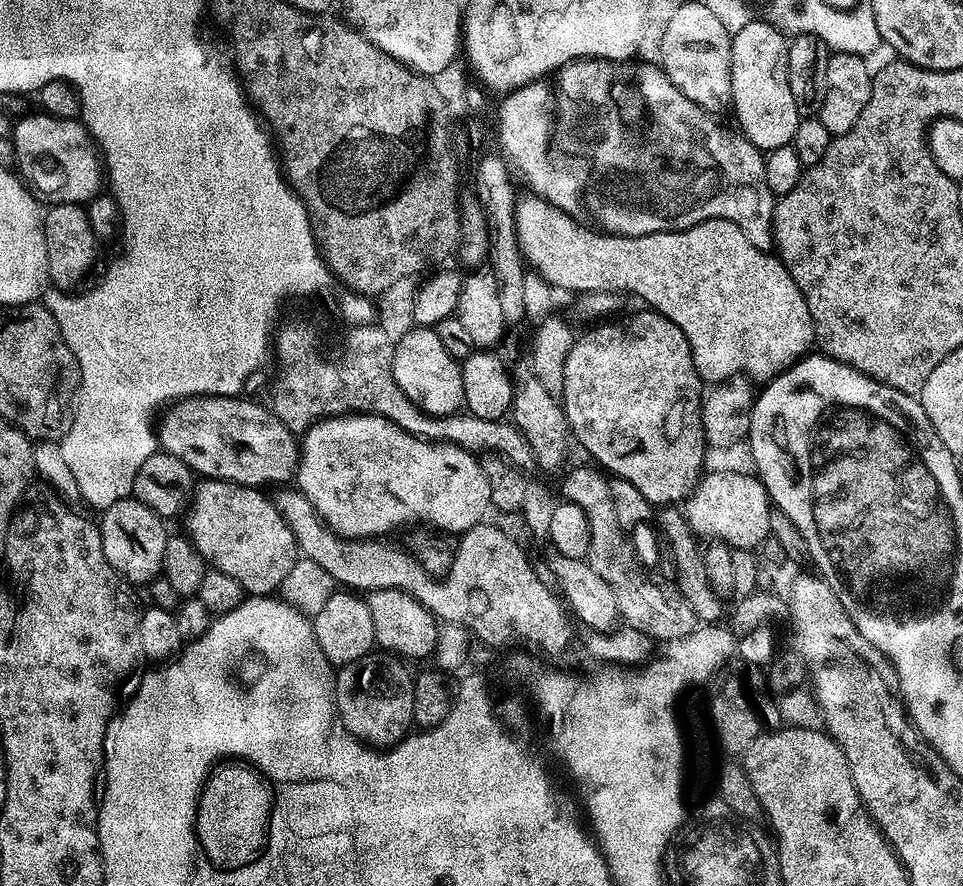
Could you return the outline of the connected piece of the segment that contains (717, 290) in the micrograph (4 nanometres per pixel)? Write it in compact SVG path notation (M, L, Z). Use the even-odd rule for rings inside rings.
M521 199L516 205L517 241L531 271L546 278L546 282L559 291L561 288L564 292L579 294L629 292L645 300L651 311L670 318L670 322L686 334L701 381L719 382L727 376L743 374L753 381L767 382L801 359L811 349L808 347L813 347L810 310L794 278L790 278L782 261L772 252L758 250L734 222L707 220L686 230L645 236L595 236L579 228L559 207L547 208L544 202L532 200Z

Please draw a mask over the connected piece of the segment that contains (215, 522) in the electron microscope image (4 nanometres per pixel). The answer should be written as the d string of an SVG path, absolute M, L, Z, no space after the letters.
M201 479L194 490L194 499L187 511L187 535L192 544L203 554L205 561L215 571L230 574L234 582L244 587L245 593L254 596L266 596L275 593L281 582L294 570L298 559L296 539L286 526L282 514L276 509L271 499L264 497L265 493L259 488L247 488L241 484L231 484L225 480Z

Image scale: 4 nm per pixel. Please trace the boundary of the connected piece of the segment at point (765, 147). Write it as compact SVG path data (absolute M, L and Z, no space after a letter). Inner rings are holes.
M749 19L742 30L732 37L732 103L731 111L736 111L736 120L740 123L739 131L744 139L754 147L770 153L775 148L781 148L792 143L795 130L802 119L798 106L794 102L794 94L790 94L790 78L788 77L788 46L785 33L781 32L775 23L767 24L764 20Z

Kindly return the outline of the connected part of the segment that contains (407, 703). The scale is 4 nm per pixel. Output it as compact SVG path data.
M373 650L360 660L343 665L336 672L336 709L340 721L351 736L357 736L365 744L378 749L386 749L399 744L409 735L414 724L414 672L407 668L401 657L383 650Z

